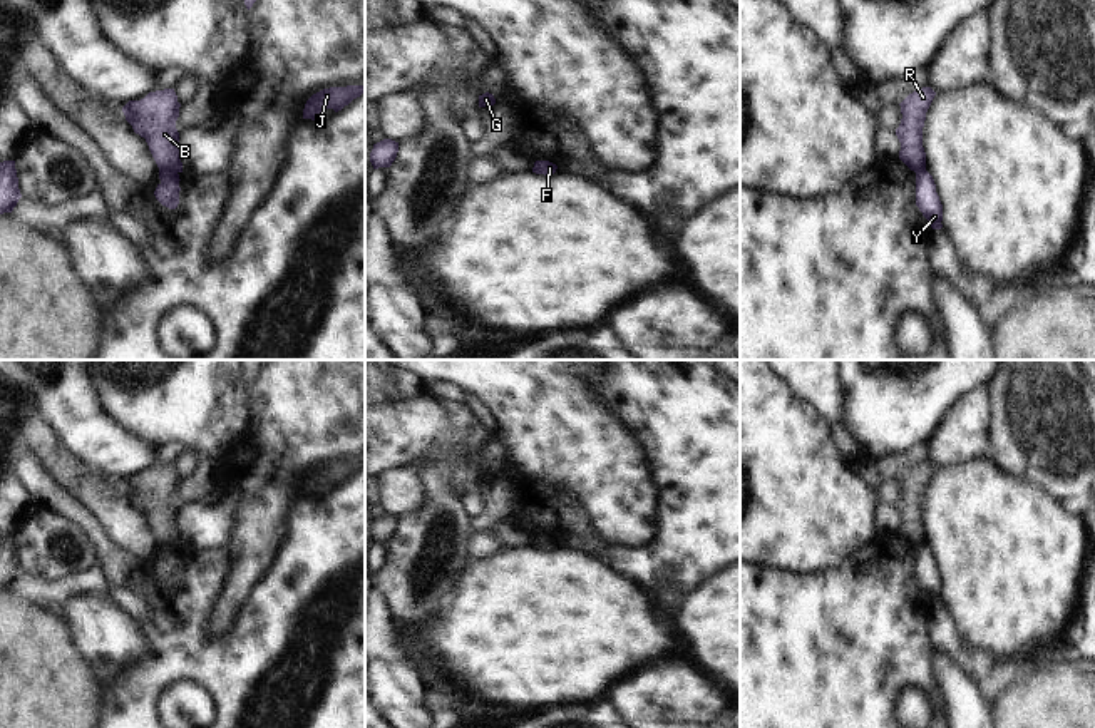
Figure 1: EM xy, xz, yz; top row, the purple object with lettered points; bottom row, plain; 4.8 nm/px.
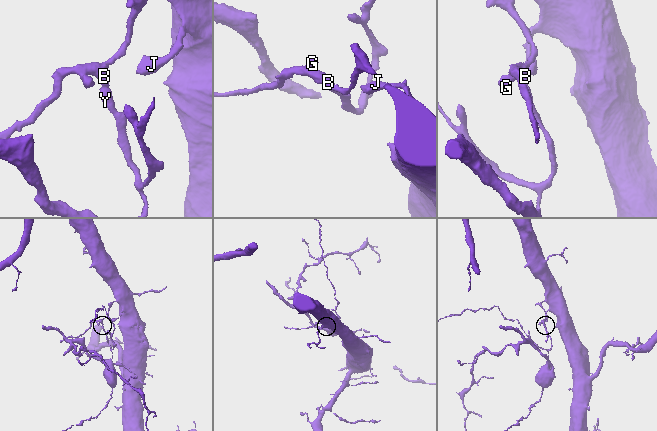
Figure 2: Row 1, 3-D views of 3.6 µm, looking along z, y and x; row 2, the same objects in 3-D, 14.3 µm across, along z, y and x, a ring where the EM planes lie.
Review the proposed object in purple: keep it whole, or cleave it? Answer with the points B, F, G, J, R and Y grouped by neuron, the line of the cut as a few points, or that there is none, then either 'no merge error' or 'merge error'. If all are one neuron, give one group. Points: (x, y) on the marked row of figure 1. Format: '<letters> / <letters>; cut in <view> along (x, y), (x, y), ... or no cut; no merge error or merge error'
B G J R / F Y; cut in xy along (159, 171), (176, 173); merge error

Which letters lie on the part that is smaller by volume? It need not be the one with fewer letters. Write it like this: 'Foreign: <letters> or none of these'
Foreign: F, Y

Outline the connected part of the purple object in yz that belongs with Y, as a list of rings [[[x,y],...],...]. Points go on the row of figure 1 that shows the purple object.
[[[924,169],[916,172],[916,206],[923,216],[931,223],[933,229],[941,229],[943,224],[943,204],[936,192],[933,176]]]

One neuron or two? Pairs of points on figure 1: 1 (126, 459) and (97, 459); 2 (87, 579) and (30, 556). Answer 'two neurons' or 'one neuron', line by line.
1: one neuron
2: two neurons

